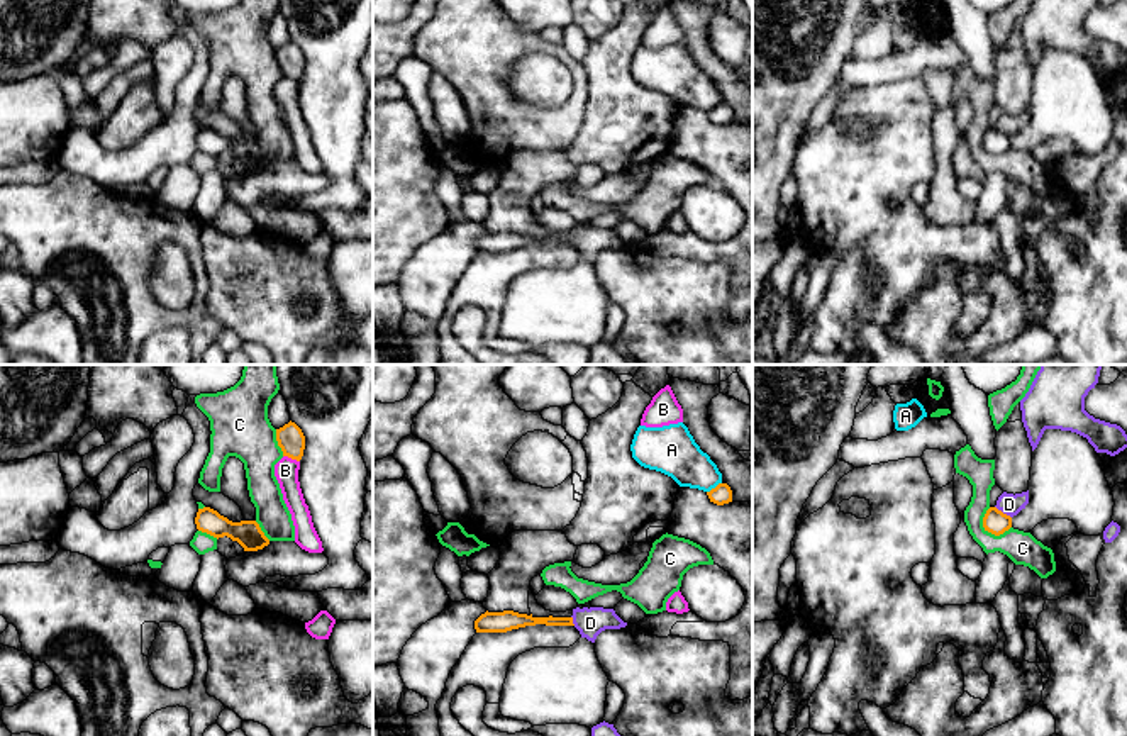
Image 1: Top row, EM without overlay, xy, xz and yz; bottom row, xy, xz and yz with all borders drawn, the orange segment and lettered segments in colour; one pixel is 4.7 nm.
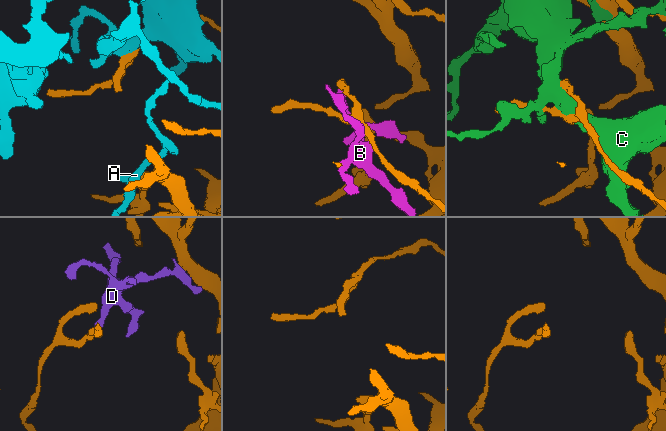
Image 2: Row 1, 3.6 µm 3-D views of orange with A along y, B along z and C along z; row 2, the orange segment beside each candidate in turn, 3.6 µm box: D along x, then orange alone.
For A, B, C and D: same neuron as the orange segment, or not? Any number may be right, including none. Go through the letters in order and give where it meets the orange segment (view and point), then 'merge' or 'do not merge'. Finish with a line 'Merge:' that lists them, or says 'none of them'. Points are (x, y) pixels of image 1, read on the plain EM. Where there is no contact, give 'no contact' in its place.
A: xz (716, 107) | do not merge
B: xy (292, 78) | do not merge
C: yz (990, 151) | do not merge
D: yz (1002, 133) | do not merge
Merge: none of them

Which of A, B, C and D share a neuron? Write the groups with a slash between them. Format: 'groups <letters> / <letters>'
groups A / B / C / D

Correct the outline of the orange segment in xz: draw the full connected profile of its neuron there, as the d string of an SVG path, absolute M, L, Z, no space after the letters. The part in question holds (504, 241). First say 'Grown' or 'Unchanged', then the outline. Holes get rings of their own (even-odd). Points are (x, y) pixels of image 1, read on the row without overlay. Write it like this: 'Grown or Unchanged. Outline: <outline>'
Unchanged. Outline: M514 231L485 232L475 241L476 253L507 253L525 246L575 246L573 237L534 237Z

